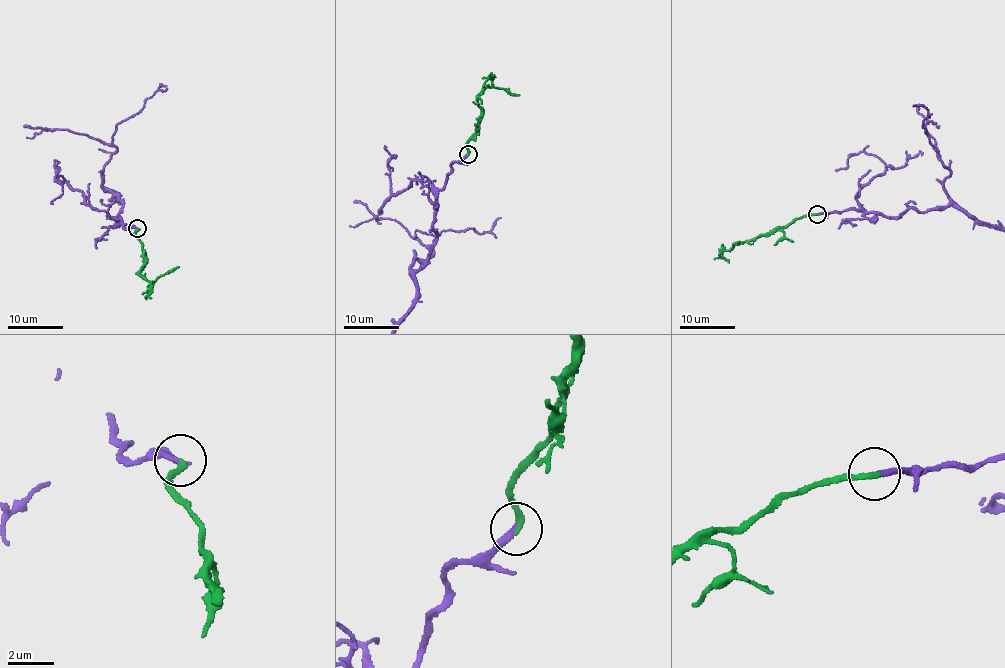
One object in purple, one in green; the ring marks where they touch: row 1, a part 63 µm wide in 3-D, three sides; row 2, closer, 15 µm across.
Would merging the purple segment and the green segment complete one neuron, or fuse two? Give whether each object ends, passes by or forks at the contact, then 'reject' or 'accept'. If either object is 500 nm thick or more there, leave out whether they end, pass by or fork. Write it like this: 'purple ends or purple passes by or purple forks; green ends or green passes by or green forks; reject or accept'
purple ends; green ends; accept

